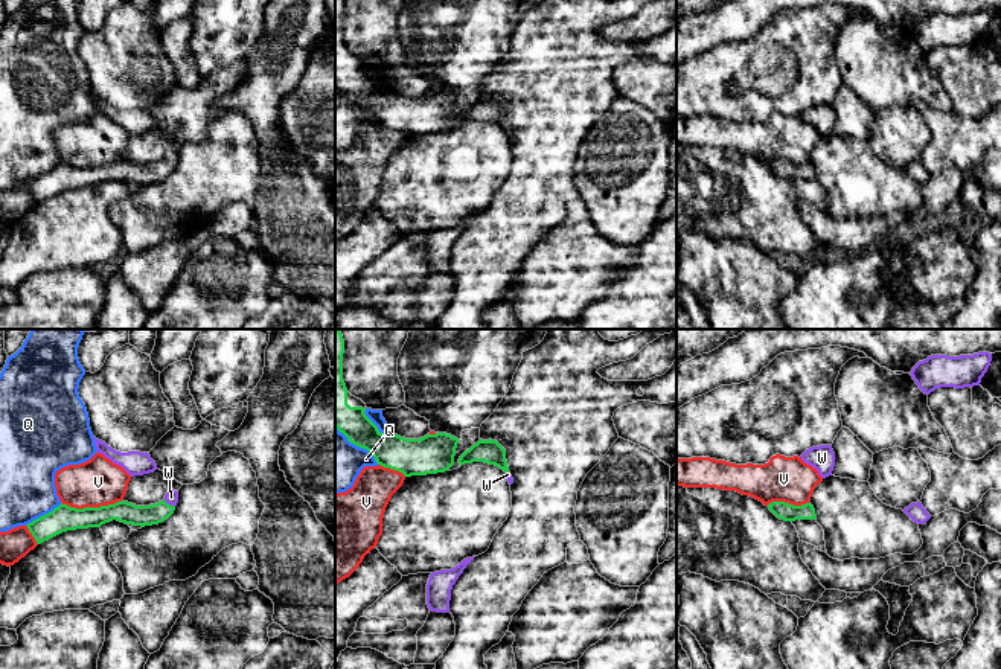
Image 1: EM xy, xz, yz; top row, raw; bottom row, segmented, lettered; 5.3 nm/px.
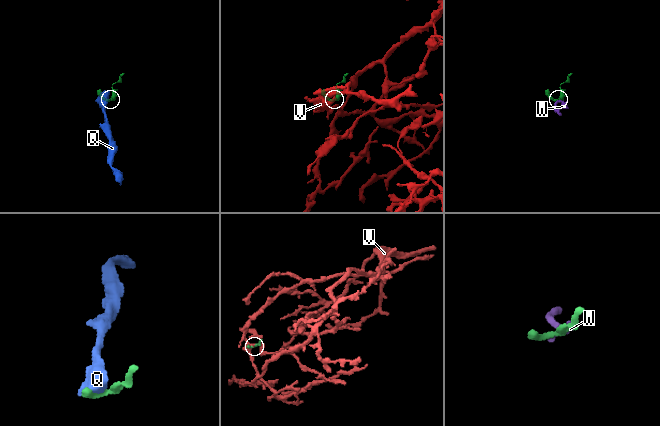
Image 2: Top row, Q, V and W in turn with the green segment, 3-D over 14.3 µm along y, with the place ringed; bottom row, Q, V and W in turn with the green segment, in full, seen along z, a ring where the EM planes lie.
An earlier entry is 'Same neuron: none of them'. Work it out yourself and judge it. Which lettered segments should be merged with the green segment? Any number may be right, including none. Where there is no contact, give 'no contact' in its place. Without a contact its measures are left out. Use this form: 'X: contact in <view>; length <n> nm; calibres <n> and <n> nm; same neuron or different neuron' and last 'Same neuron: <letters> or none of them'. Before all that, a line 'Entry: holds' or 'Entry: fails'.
Entry: fails
Q: contact in xz; length 200 nm; calibres 190 and 70 nm; different neuron
V: contact in xy; length 320 nm; calibres 140 and 260 nm; different neuron
W: contact in xy; length 80 nm; calibres 110 and 70 nm; same neuron
Same neuron: W

